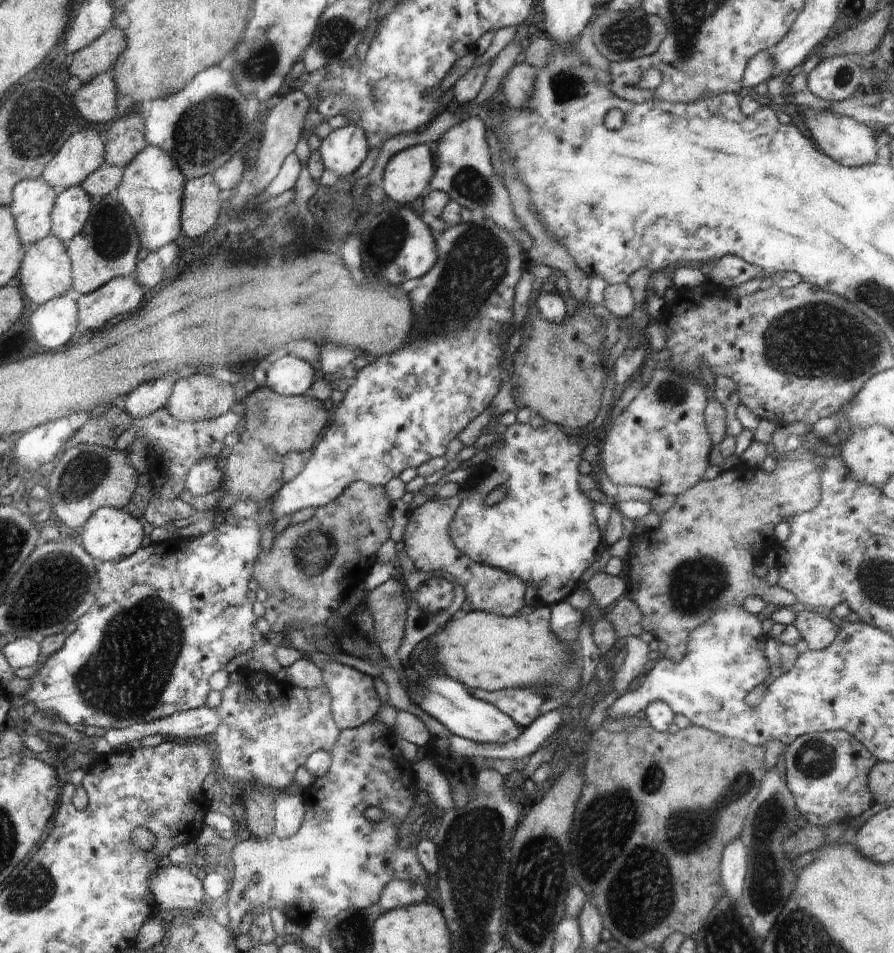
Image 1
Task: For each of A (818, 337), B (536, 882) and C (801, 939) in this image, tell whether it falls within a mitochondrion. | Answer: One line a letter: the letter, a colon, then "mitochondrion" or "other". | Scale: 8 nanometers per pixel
A: mitochondrion
B: mitochondrion
C: mitochondrion

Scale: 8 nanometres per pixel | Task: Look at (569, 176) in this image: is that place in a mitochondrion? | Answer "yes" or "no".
no

